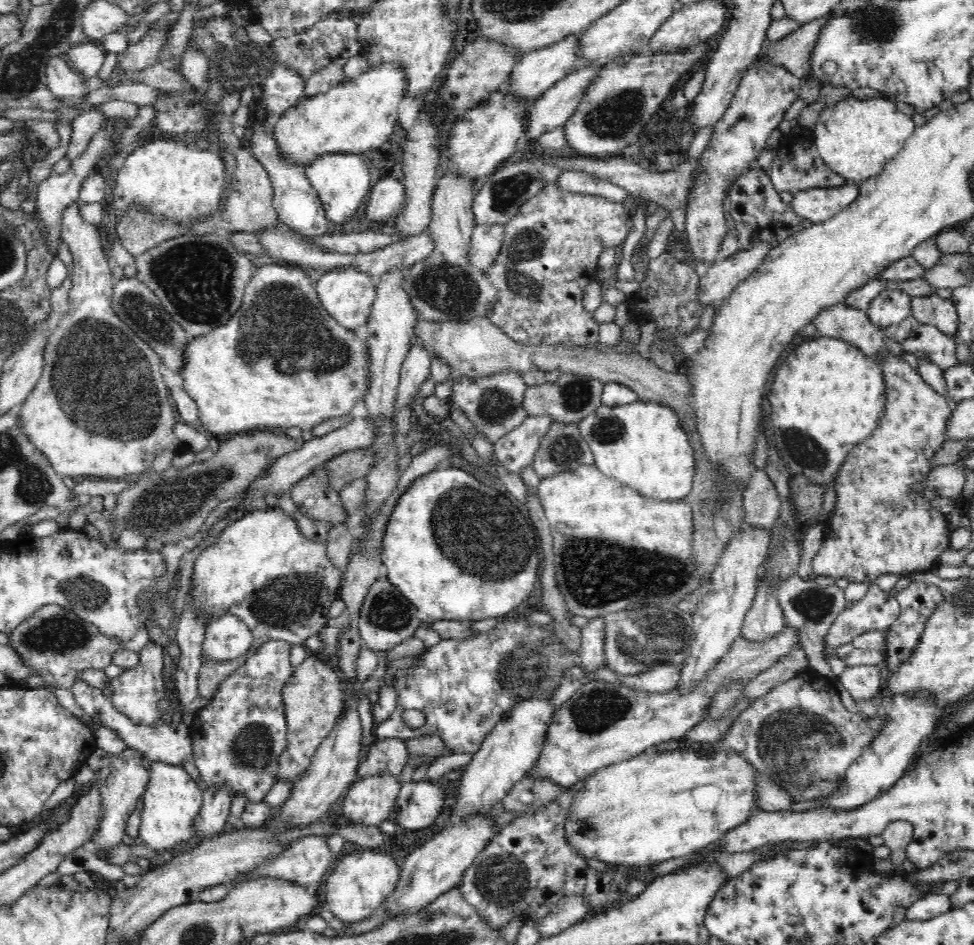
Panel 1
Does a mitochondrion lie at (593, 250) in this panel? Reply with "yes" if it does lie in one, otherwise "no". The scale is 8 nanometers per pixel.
no

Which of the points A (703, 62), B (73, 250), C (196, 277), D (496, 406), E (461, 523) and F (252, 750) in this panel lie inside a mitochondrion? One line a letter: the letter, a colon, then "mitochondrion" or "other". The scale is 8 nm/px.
A: other
B: other
C: mitochondrion
D: mitochondrion
E: mitochondrion
F: mitochondrion

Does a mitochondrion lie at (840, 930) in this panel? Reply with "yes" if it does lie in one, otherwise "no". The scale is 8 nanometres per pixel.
no

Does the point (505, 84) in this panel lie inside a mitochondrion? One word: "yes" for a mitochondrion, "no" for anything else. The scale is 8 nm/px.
no

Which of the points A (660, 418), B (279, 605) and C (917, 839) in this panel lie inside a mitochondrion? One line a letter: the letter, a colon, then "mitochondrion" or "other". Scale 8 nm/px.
A: other
B: mitochondrion
C: other

